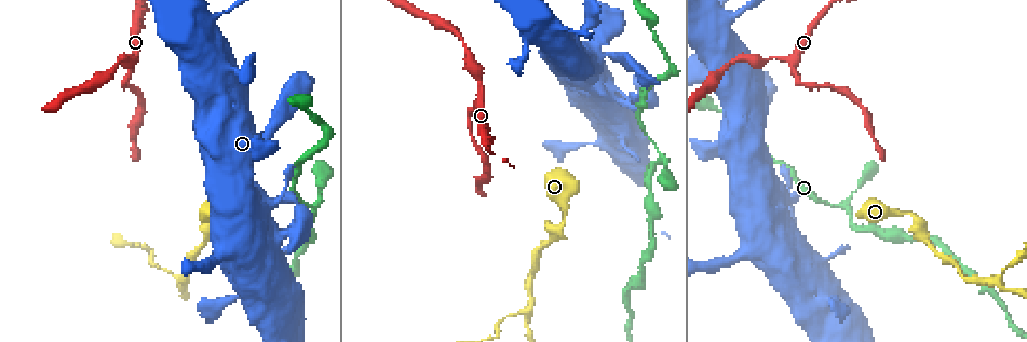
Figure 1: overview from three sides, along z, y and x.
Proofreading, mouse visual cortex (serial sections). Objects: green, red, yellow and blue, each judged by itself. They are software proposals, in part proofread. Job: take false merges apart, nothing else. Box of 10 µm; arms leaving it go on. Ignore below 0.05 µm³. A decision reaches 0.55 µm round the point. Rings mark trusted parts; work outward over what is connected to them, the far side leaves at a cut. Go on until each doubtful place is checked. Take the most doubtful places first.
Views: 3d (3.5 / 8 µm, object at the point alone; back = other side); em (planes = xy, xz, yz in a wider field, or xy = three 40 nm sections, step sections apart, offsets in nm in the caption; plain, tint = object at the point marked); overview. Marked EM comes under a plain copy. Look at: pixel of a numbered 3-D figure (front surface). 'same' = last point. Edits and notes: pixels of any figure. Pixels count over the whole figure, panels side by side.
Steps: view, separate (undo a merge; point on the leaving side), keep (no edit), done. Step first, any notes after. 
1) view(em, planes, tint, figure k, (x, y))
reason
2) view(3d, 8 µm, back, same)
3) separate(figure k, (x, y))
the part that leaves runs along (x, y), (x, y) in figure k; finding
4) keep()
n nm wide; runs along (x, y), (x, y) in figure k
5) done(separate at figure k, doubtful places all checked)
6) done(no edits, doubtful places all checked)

view(3d, 8 µm, figure 1, (998, 282))
arms part here

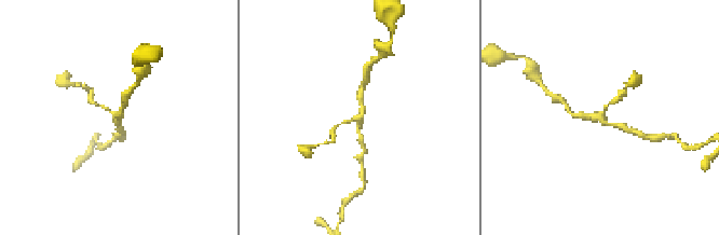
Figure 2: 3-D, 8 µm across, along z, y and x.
view(em, planes, tint, same)
need the tissue

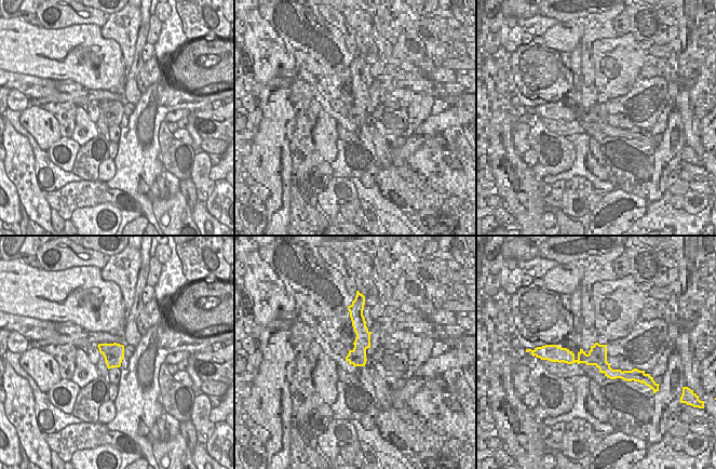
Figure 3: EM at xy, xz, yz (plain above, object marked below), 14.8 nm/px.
keep()
3 arms; runs along (362, 86), (361, 116), (336, 127) in figure 2; one cell here

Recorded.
view(3d, 3.5 µm, figure 1, (318, 205))

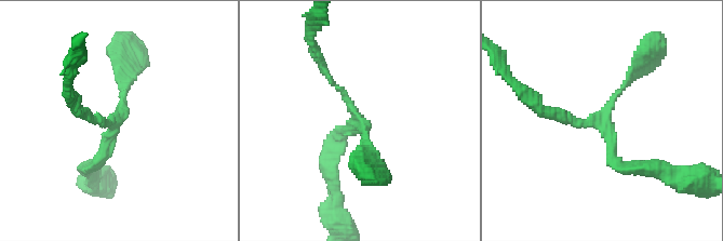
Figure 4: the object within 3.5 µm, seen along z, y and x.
view(em, xy, step 5, tint, figure 4, (113, 125))
3 arms; arms of 100, 100, 150 nm

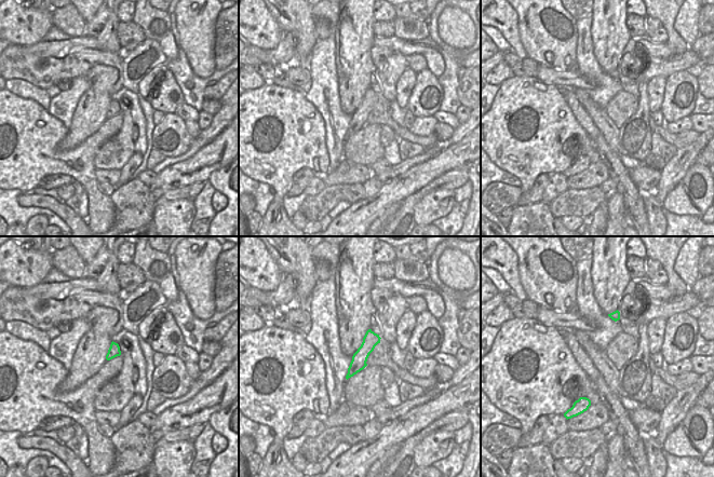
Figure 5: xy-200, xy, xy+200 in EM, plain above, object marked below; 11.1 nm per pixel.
keep()
runs along (544, 110), (597, 120), (618, 163), (638, 166) in figure 4; continuous, no second cell

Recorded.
view(3d, 8 µm, figure 1, (798, 84))
sharp bend

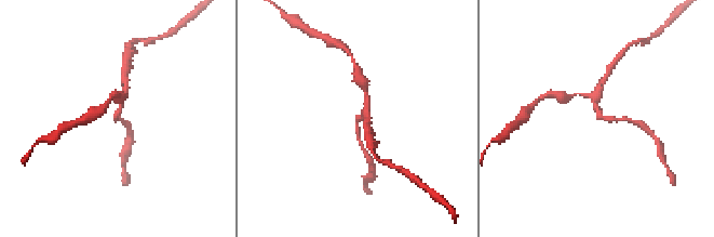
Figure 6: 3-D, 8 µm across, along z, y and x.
view(em, xy, step 2, tint, same)
arms of 150, 200 nm

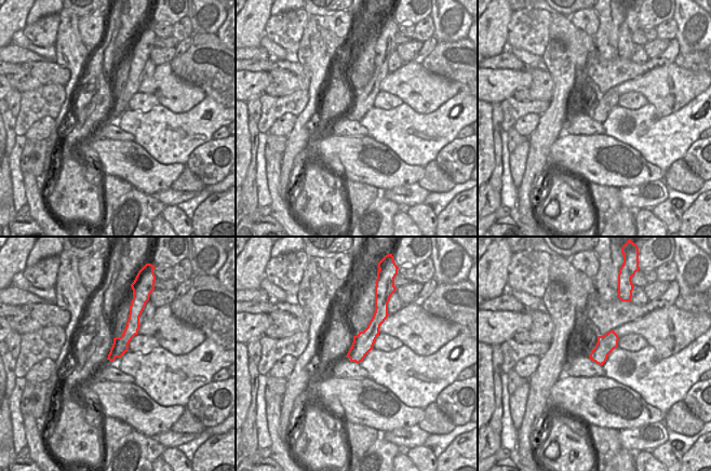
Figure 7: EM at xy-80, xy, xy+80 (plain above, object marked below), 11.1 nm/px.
keep()
runs along (133, 315), (132, 328), (111, 358) in figure 7; one cell here

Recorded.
done(no edits, doubtful places all checked)

